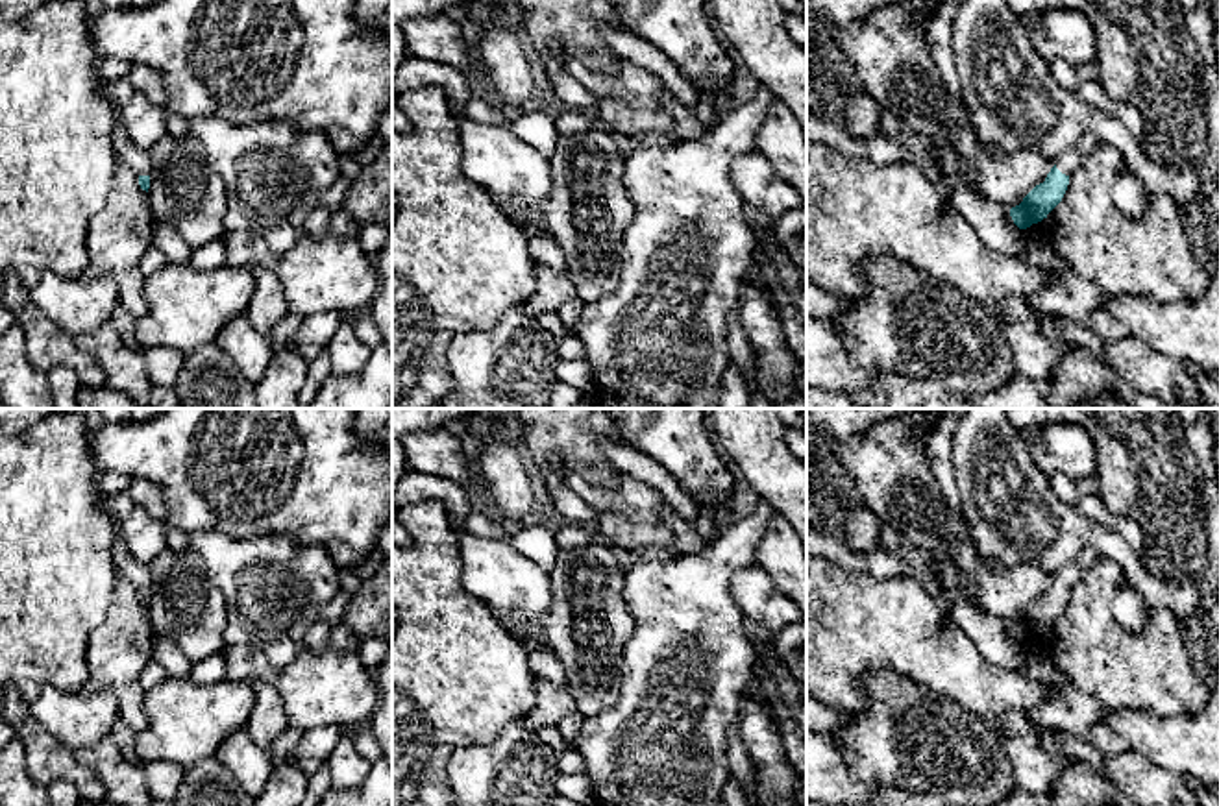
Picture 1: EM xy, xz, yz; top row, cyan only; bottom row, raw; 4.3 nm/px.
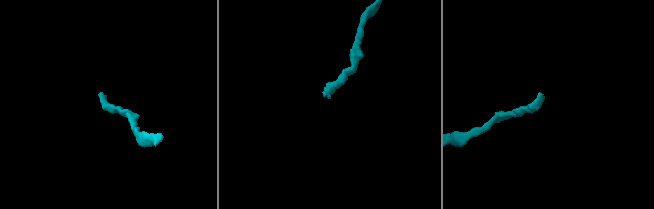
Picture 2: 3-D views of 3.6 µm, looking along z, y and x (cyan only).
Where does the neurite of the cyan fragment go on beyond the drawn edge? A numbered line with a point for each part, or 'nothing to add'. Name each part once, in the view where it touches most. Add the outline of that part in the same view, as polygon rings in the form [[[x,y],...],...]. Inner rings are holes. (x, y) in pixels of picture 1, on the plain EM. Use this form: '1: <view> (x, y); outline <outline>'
1: yz (1066, 575); outline [[[1084,547],[1071,562],[1056,569],[1056,582],[1071,590],[1071,586],[1086,573],[1086,569],[1099,558],[1093,547]]]

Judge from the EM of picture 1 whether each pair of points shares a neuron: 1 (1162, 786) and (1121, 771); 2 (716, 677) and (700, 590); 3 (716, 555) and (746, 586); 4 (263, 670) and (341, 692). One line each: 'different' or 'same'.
1: same
2: same
3: different
4: same

